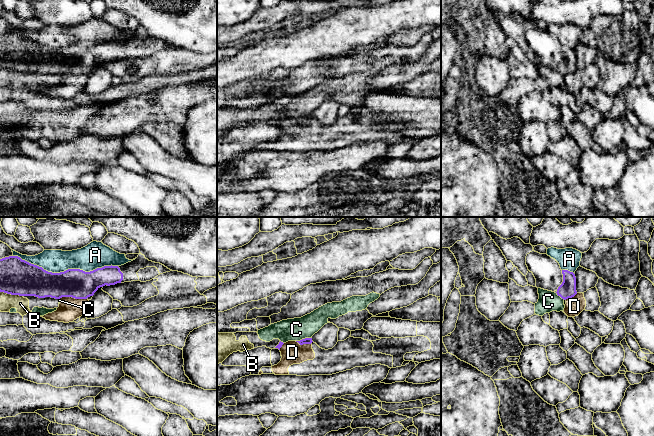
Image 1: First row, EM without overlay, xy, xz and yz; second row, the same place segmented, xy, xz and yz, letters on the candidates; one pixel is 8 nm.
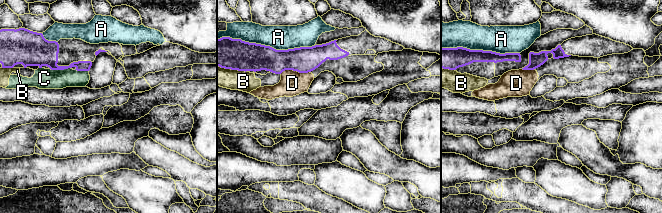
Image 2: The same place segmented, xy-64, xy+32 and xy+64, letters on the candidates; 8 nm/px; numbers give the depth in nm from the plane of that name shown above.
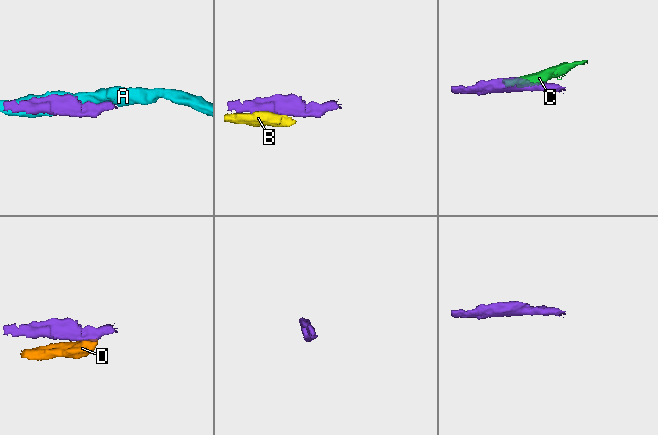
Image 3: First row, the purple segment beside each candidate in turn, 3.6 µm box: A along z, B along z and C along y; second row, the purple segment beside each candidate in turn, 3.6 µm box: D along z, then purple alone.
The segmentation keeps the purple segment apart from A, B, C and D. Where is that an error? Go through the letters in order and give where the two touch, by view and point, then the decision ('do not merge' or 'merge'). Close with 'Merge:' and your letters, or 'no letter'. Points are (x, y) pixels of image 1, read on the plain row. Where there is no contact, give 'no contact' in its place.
A: xy (65, 47) | do not merge
B: xy (11, 70) | do not merge
C: xz (303, 115) | do not merge
D: xy (72, 73) | do not merge
Merge: no letter

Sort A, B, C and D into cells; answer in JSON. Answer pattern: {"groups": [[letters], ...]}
{"groups": [["A"], ["B", "C"], ["D"]]}

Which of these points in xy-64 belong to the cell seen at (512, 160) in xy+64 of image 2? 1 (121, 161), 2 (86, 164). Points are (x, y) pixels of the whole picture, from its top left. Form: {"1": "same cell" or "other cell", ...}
{"1": "other cell", "2": "other cell"}

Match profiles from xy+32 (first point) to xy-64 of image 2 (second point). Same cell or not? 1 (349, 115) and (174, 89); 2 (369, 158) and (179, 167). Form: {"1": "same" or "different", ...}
{"1": "same", "2": "same"}

